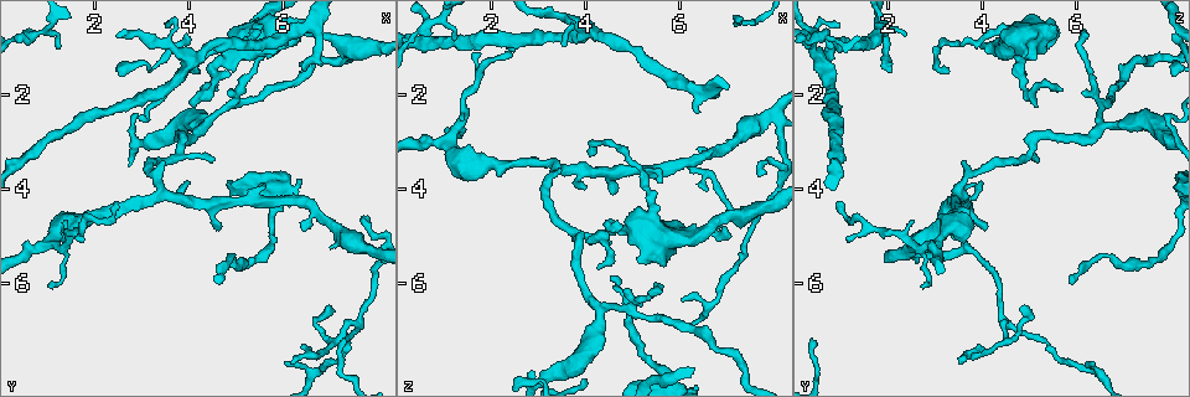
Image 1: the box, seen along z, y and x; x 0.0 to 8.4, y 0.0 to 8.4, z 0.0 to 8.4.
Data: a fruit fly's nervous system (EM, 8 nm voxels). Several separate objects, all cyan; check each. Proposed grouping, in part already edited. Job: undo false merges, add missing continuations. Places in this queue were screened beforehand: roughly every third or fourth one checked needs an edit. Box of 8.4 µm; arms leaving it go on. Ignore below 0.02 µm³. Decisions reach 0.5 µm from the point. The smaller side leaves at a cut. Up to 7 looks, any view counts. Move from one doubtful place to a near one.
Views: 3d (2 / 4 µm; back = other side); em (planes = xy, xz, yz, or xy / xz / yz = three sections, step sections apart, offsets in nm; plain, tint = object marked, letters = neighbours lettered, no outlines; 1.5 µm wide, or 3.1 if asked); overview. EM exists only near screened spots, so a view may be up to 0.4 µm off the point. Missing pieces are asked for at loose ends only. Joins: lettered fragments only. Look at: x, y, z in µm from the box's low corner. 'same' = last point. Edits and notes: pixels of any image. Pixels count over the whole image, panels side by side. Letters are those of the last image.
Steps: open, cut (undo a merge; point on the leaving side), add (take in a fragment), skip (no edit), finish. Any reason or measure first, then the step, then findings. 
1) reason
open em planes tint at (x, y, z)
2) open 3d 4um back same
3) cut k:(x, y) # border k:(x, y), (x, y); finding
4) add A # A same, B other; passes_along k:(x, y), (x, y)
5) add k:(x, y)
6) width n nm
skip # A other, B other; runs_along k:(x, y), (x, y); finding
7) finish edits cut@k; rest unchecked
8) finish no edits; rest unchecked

free end
open em planes plain at (1.75, 5.05, 1.20)

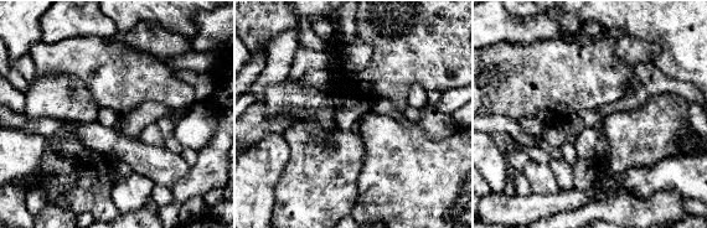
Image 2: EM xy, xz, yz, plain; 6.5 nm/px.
open em planes letters same

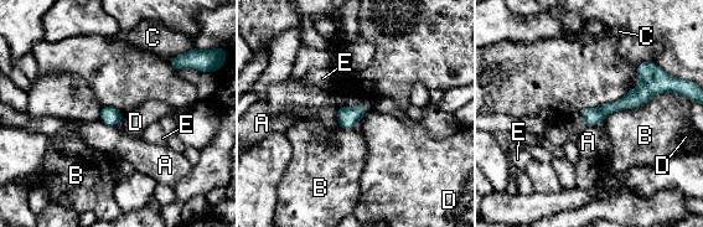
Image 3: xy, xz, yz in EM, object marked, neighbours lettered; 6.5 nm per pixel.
skip # A other, B other, C other, D other, E other; no lettered fragment goes on from it

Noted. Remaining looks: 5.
an open end
open em xz step 8 tint at (4.55, 5.90, 5.90)

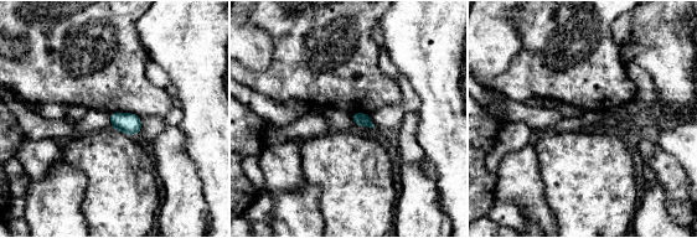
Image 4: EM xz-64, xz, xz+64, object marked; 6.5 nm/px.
another direction
open em yz step 8 letters same

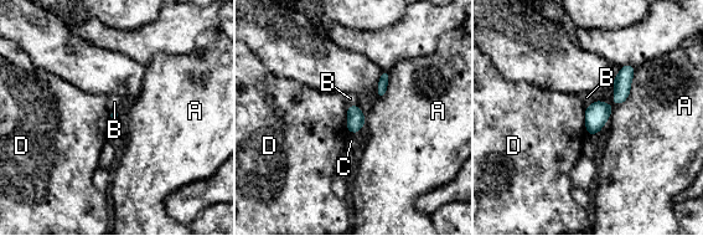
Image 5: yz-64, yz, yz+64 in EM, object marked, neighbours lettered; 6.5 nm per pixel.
skip # A other, B other, C other, D other; border 5:(109, 109), (118, 111); none of them fits

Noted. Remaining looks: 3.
abrupt turn
open em planes tint at (4.40, 1.90, 4.90)

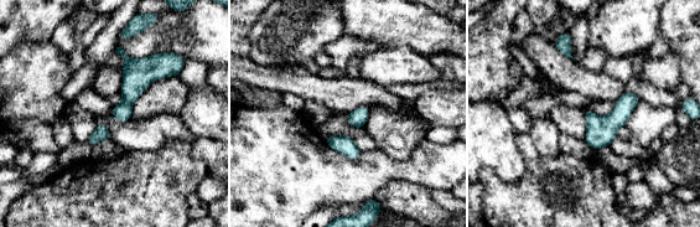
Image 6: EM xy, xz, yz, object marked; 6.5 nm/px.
open em planes letters same

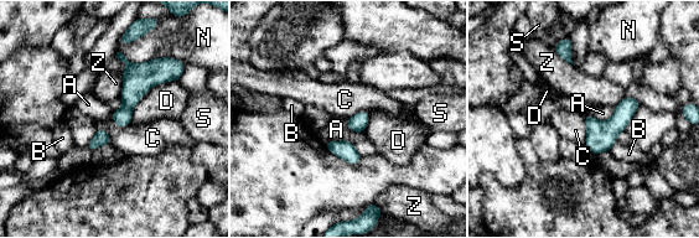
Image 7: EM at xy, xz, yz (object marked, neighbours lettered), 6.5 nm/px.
width 120 nm; longest_contact D 420 nm
skip # A other, B other, C other, D other, N other, S other, Z other; continuous, no second cell

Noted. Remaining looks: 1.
finish no edits; rest unchecked

